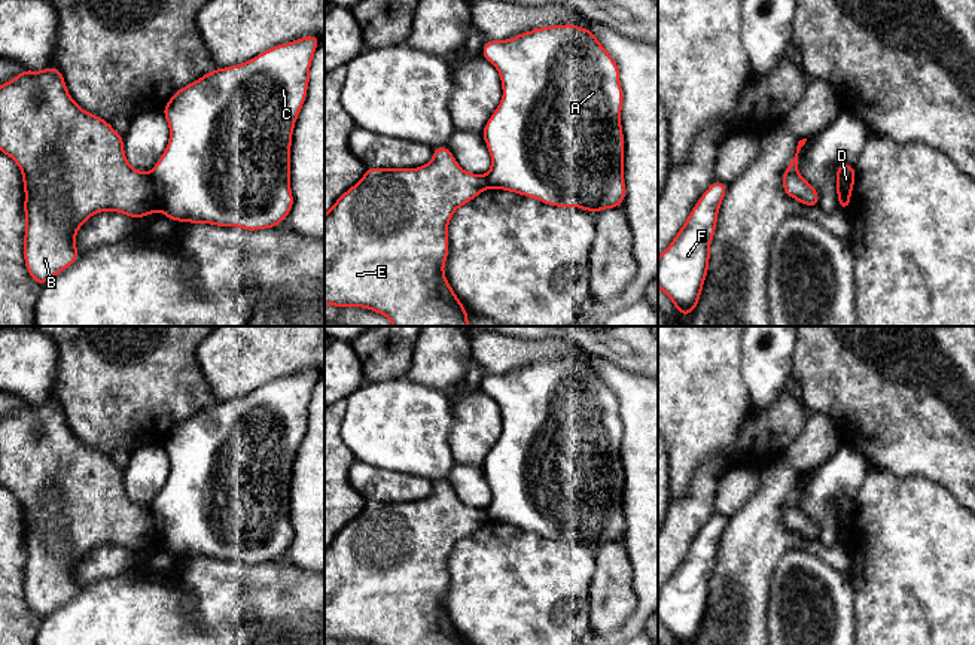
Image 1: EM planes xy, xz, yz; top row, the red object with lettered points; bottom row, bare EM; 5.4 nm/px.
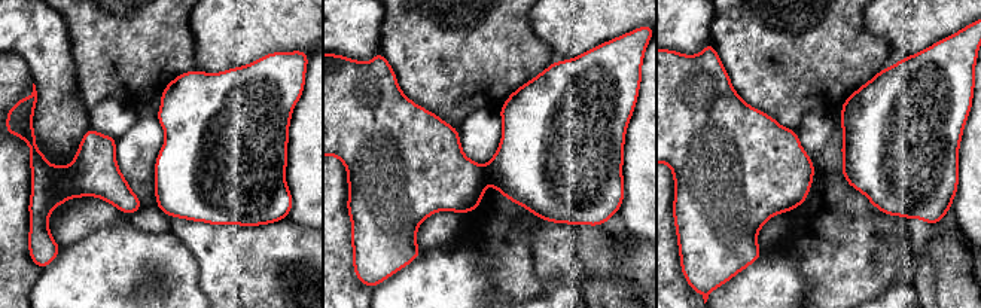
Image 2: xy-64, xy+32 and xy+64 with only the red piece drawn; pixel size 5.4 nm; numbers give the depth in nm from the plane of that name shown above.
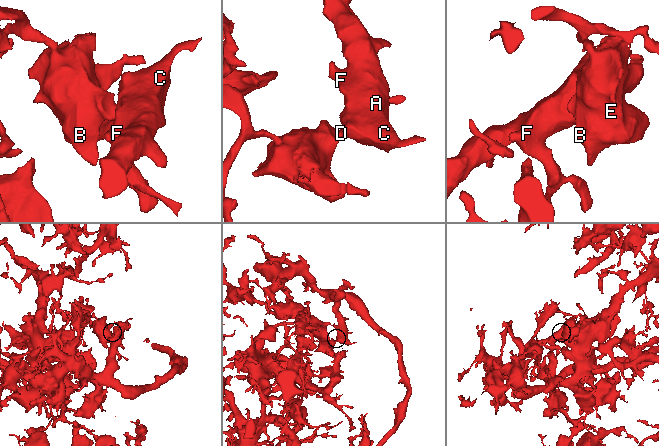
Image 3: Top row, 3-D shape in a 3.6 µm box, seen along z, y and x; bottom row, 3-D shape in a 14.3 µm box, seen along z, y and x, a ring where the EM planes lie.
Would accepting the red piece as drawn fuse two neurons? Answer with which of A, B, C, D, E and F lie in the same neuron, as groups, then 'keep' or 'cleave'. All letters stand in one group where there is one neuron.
A C D F / B E; cleave

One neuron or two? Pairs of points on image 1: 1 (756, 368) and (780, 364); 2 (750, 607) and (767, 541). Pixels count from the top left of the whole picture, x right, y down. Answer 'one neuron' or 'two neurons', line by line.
1: one neuron
2: one neuron

